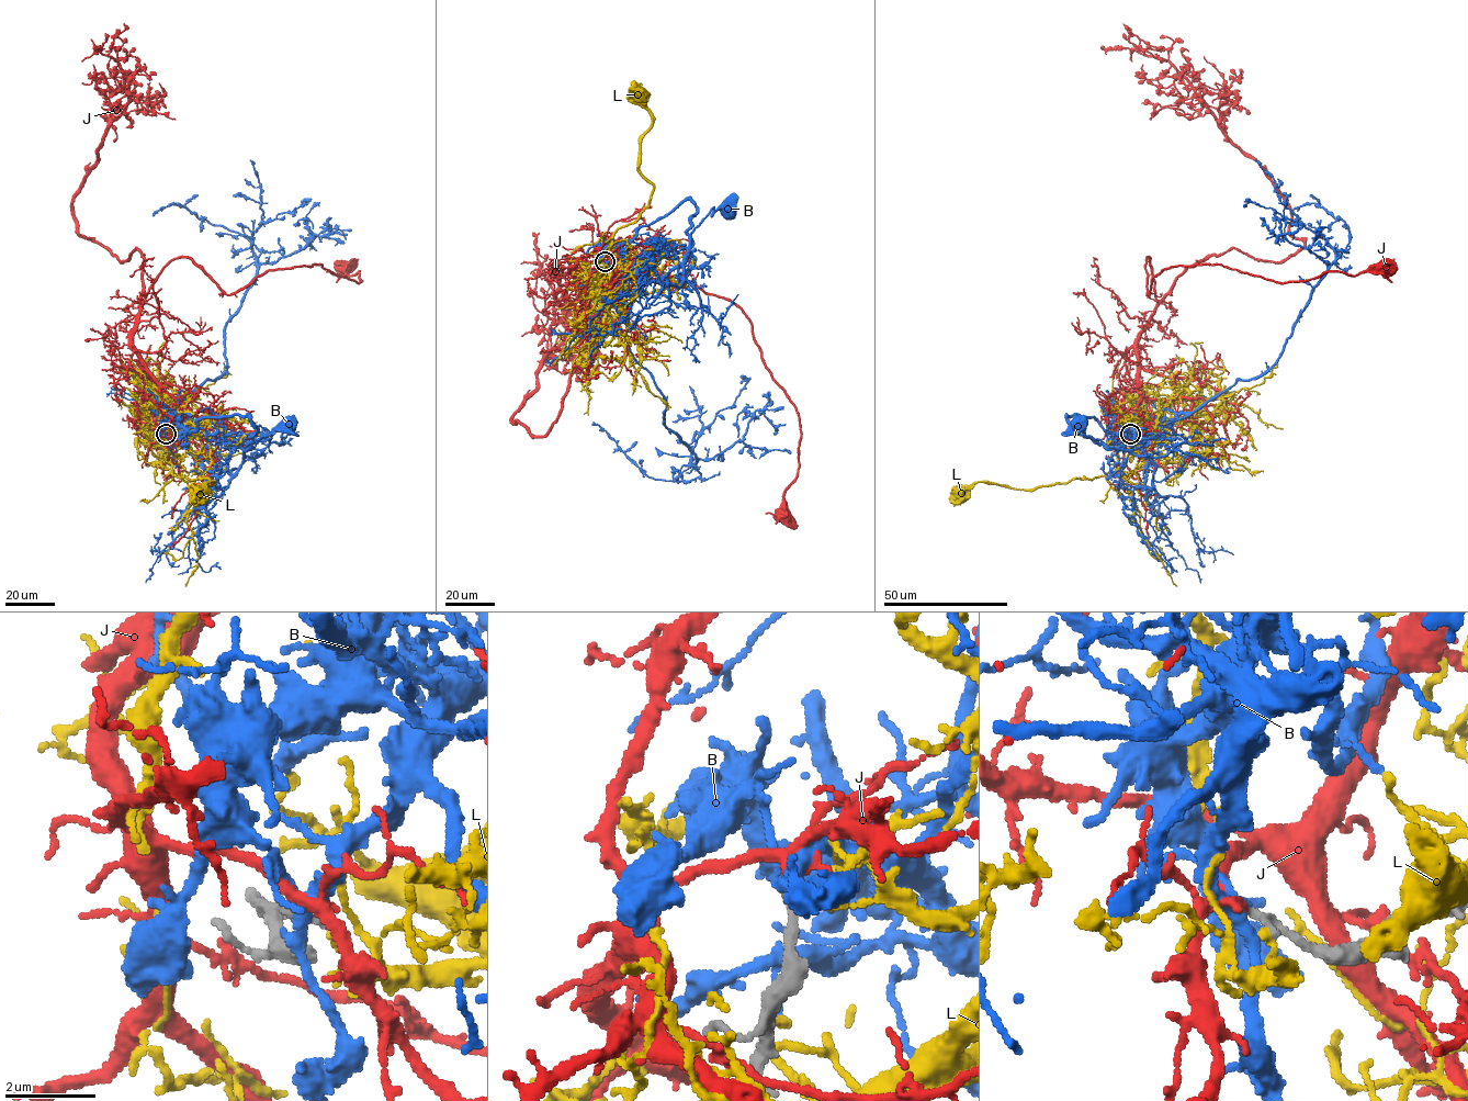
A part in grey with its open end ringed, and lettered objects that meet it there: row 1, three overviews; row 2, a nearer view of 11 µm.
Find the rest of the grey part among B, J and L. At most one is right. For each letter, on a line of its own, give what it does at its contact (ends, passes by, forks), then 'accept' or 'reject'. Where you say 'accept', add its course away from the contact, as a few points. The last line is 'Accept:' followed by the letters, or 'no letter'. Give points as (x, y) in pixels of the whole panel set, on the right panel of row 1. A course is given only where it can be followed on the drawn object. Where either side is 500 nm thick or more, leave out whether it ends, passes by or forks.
B: it forks there; accept; it runs (1130, 433), (1129, 426), (1135, 422), (1149, 437), (1128, 450), (1107, 448), (1098, 439), (1080, 435), (1079, 423)
J: it passes by; reject
L: it passes by; reject
Accept: B

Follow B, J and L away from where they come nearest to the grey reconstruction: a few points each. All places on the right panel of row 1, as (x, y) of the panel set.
B: (1130, 433), (1129, 426), (1135, 422), (1149, 437), (1128, 450), (1107, 448), (1098, 439), (1080, 435), (1079, 423)
J: (1130, 433), (1137, 337), (1156, 303), (1148, 257), (1149, 294), (1177, 266), (1280, 282), (1385, 267)
L: (1131, 435), (1144, 434), (1141, 463), (1132, 471), (1031, 490), (977, 482), (962, 492)

